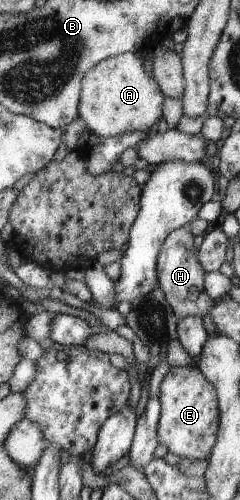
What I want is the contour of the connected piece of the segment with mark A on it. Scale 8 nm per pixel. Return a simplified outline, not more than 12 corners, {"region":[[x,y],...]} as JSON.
{"region":[[144,55],[107,57],[82,83],[97,136],[157,126],[164,94]]}

